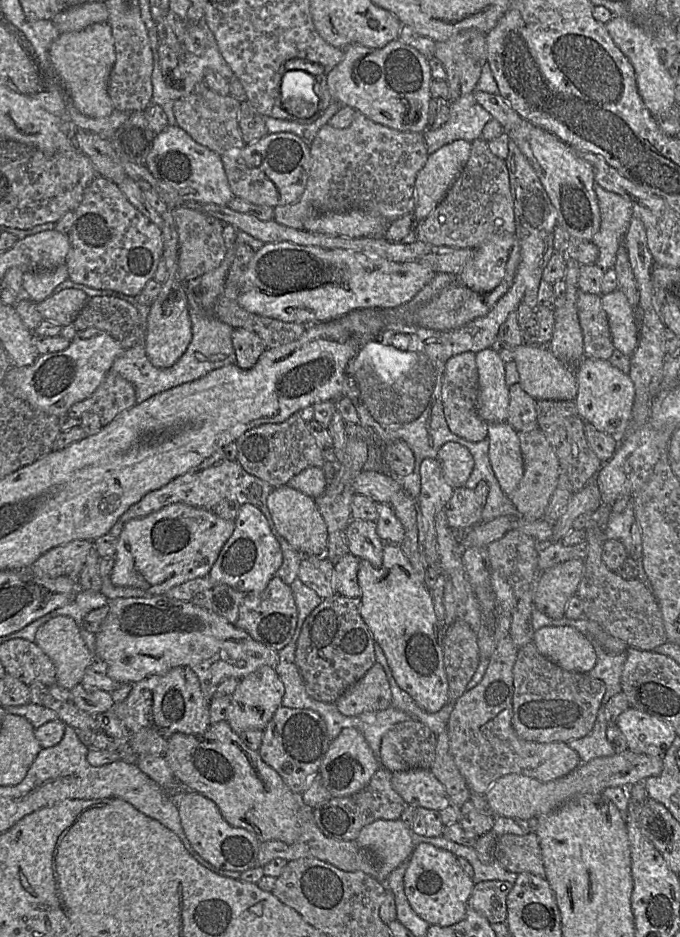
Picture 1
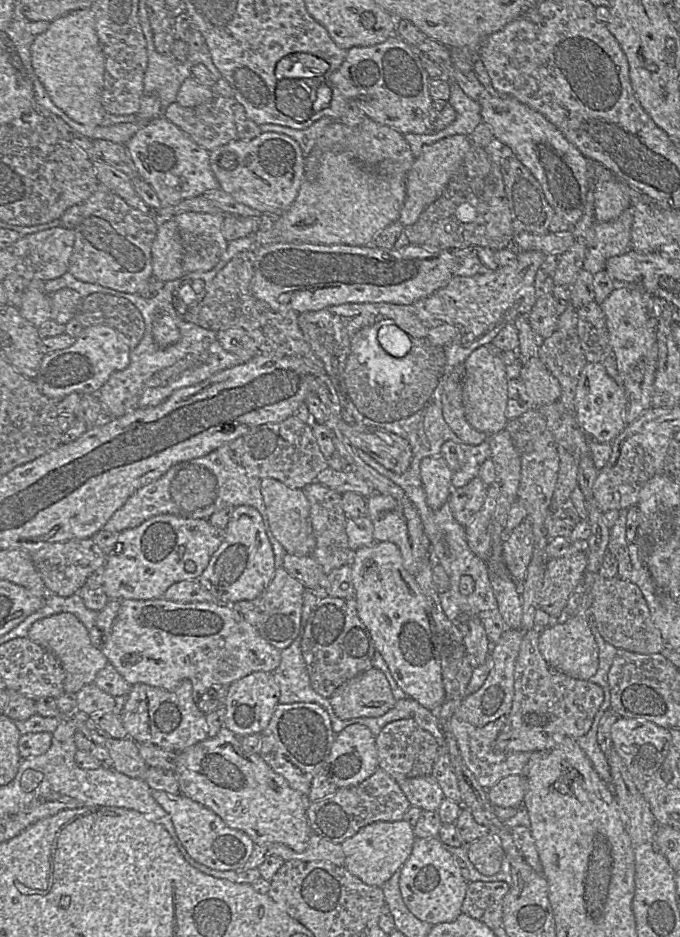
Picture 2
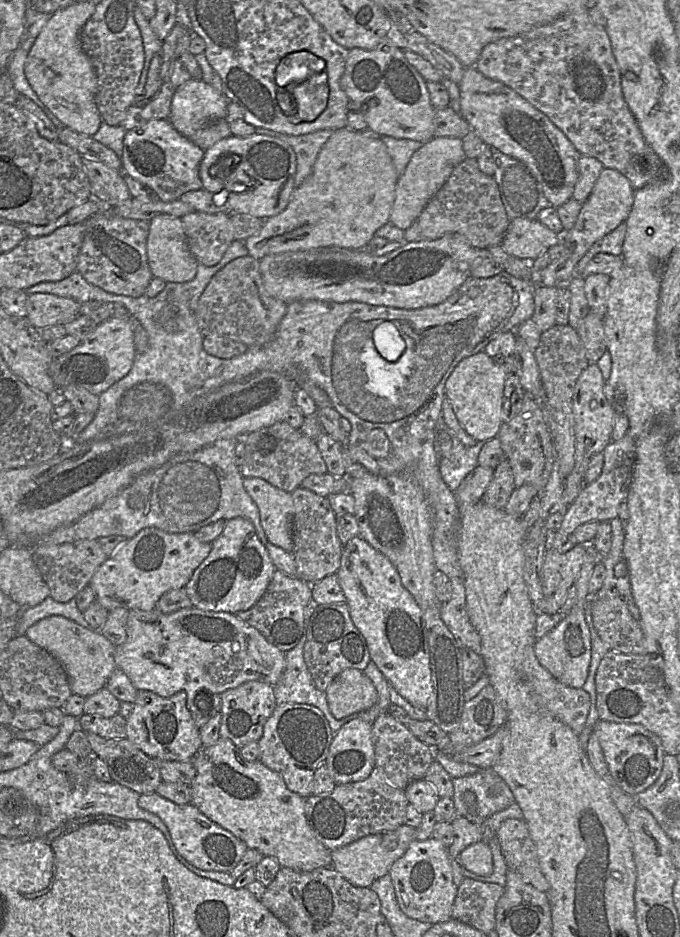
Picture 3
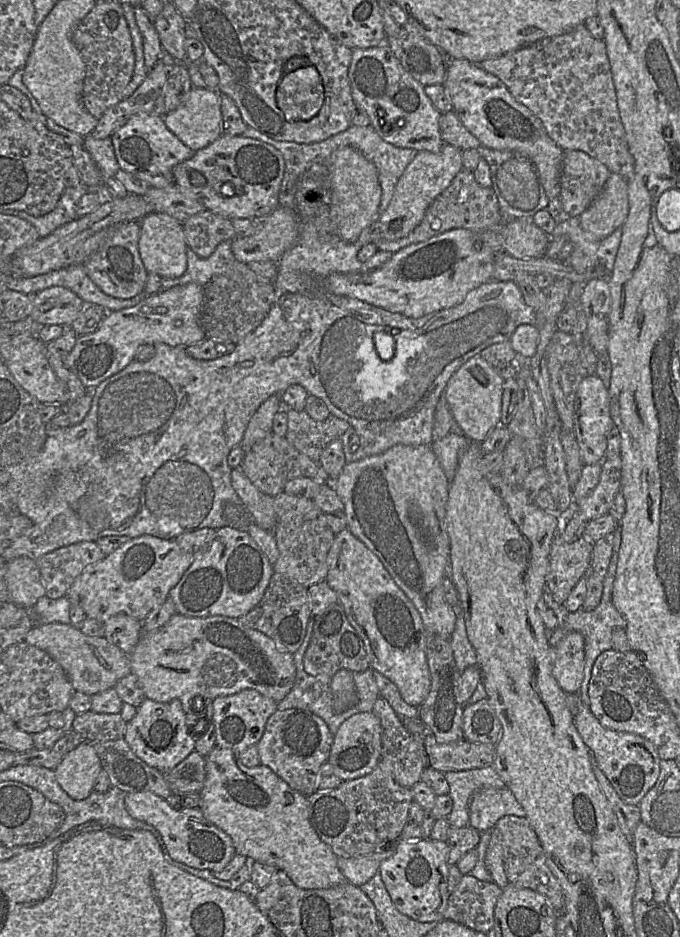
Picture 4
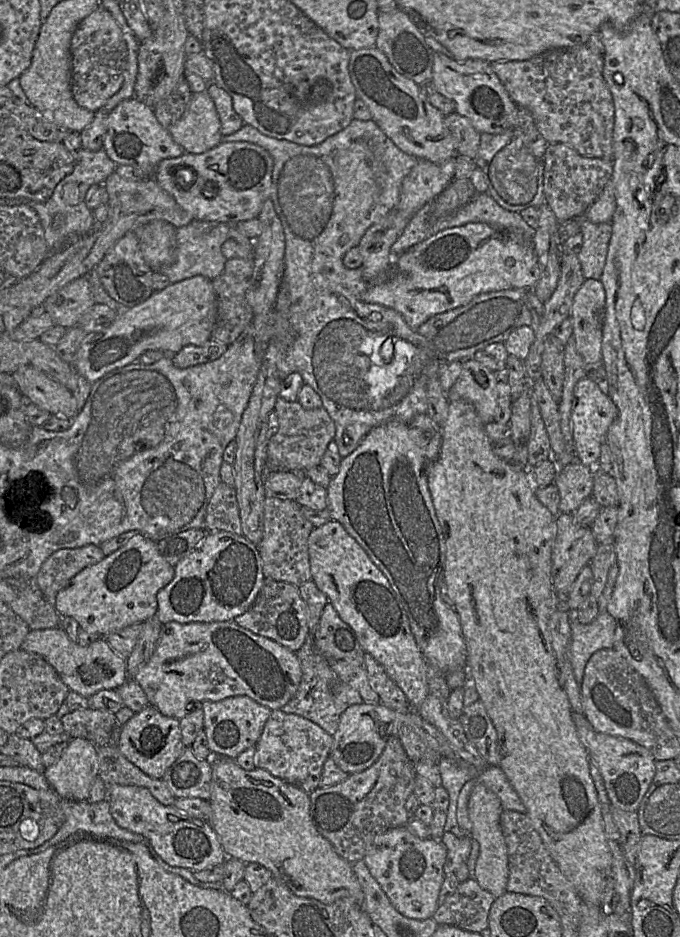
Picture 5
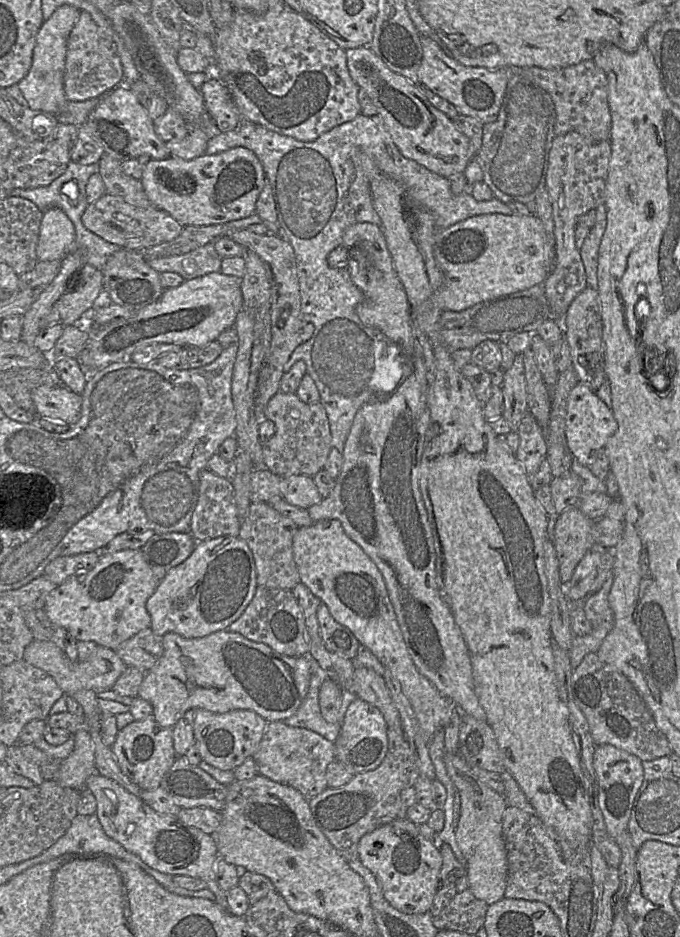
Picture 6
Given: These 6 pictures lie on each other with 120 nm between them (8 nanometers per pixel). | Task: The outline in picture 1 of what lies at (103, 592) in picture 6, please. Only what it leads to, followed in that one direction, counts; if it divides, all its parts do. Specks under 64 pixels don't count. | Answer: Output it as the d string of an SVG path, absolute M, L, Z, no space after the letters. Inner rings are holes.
M183 503L129 520L118 537L109 578L115 586L139 588L149 596L163 595L186 581L207 577L234 528L235 520L225 520L212 510Z

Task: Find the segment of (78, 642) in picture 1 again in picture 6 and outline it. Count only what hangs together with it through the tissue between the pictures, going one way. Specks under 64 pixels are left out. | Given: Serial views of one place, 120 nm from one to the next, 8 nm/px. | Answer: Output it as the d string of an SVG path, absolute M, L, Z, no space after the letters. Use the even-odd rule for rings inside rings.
M35 639L25 648L23 659L53 677L60 689L67 695L72 695L80 690L93 690L97 693L111 690L127 668L116 651L107 647L97 646L86 661L71 661L64 650L55 643Z

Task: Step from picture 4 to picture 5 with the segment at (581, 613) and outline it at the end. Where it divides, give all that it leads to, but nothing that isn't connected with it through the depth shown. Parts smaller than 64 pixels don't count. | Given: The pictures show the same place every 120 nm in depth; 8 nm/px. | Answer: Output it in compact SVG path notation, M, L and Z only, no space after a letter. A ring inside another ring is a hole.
M614 561L609 569L604 590L597 600L598 614L591 623L581 624L571 613L569 660L579 687L583 679L585 665L591 655L600 649L613 646L616 622L608 613L607 604L612 595L617 575L618 566Z

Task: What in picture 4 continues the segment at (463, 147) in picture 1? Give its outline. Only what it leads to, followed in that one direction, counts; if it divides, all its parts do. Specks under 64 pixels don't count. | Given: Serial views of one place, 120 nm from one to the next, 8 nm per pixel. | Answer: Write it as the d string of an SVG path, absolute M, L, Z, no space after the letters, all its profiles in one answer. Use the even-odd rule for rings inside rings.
M445 143L437 153L429 151L416 153L398 180L388 207L378 218L378 229L383 239L395 241L407 237L421 222L433 200L449 186L463 168L461 152L460 149Z

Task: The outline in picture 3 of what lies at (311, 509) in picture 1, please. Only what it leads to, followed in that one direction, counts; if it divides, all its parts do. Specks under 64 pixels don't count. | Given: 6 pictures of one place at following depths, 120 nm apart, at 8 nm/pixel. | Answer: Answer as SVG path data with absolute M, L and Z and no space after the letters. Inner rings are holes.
M244 478L243 486L259 510L260 523L268 541L291 552L294 512L291 493L261 478Z

